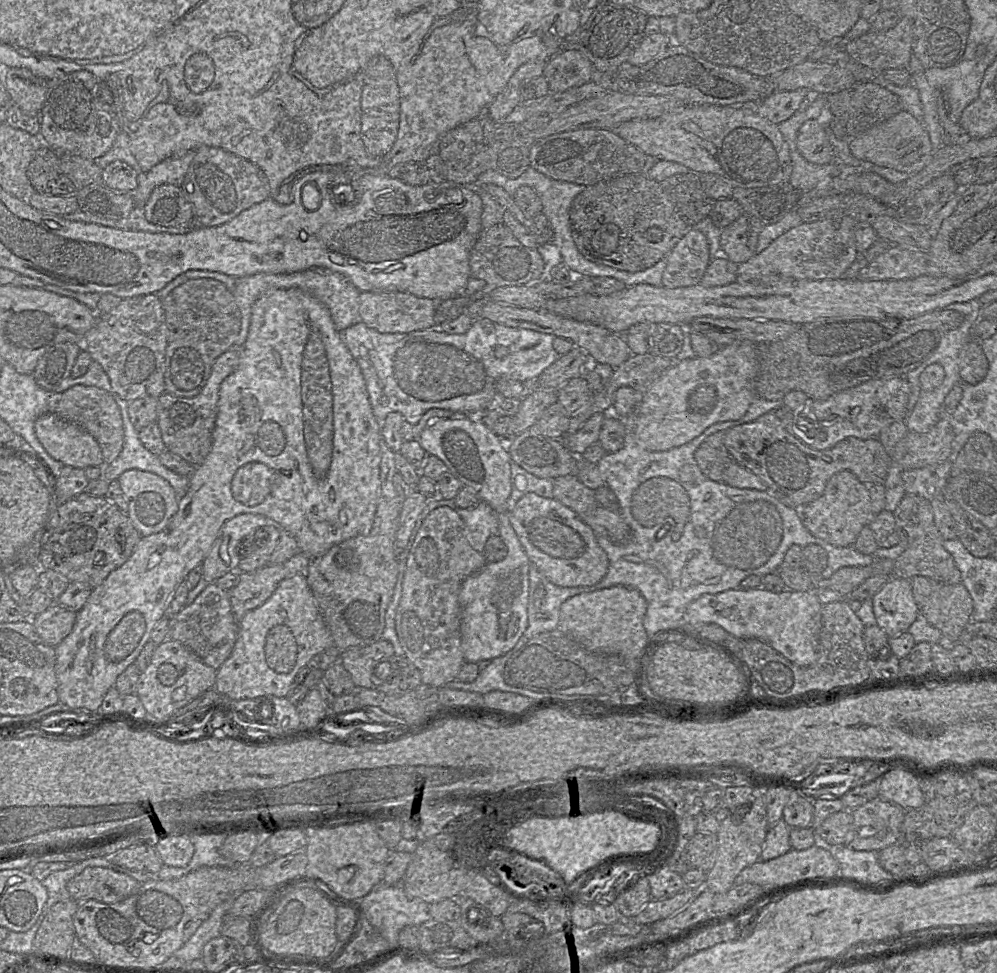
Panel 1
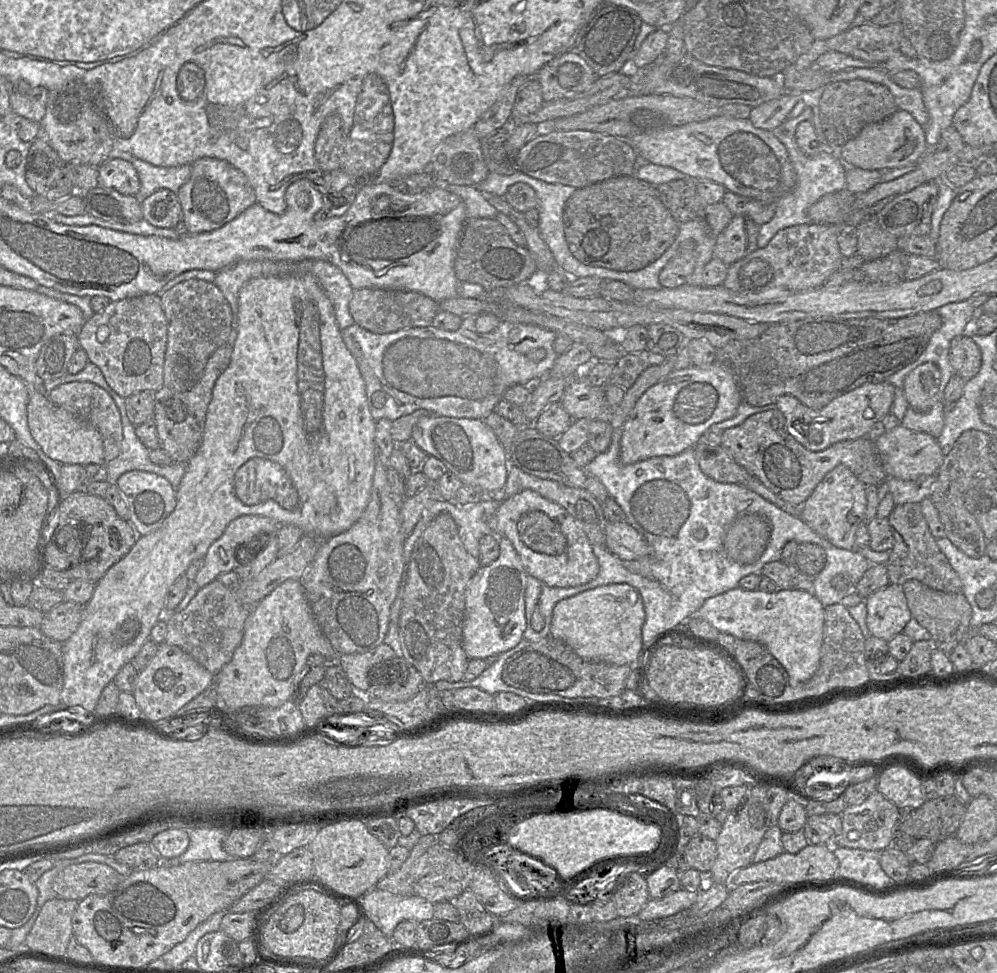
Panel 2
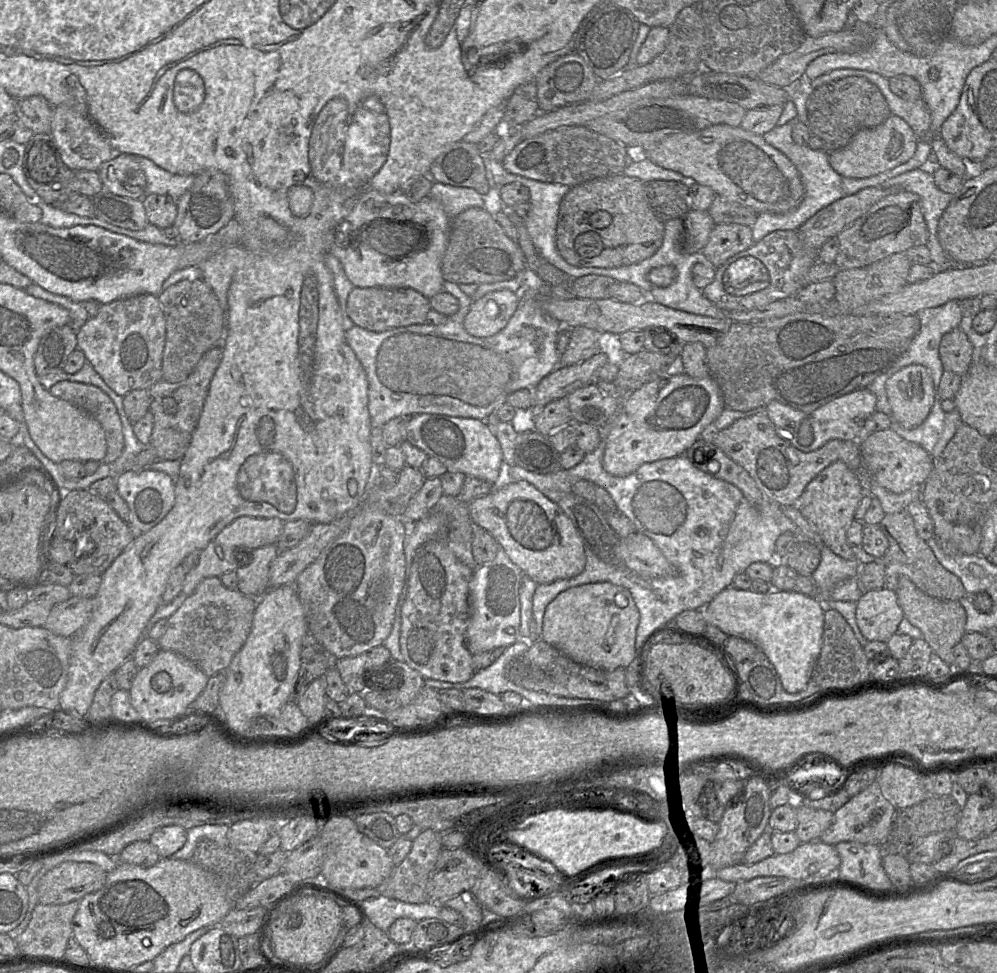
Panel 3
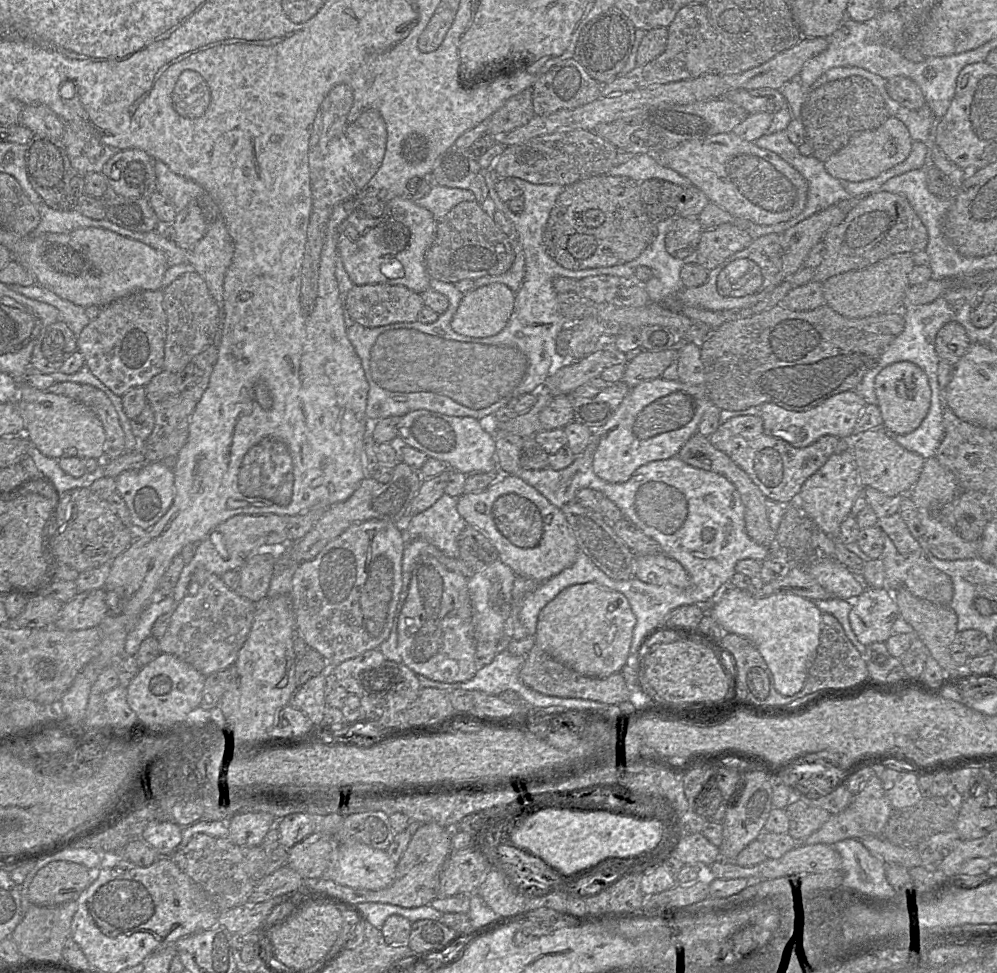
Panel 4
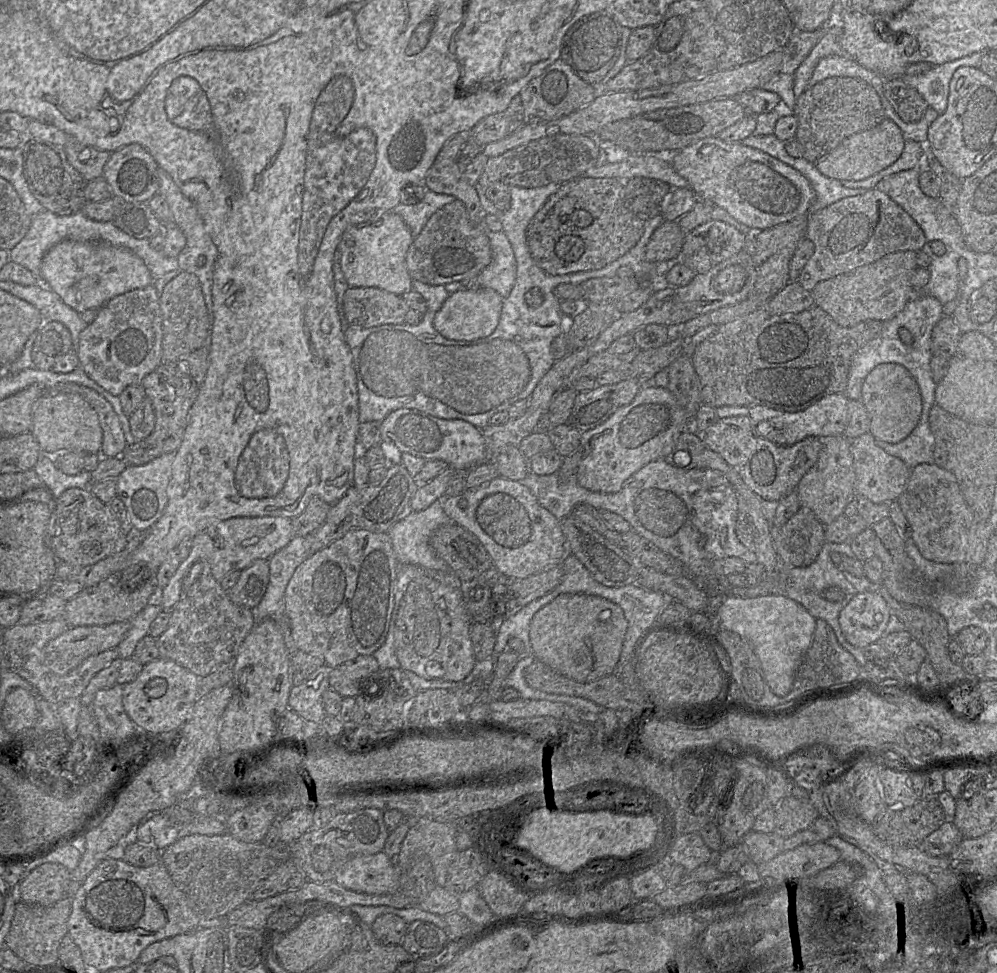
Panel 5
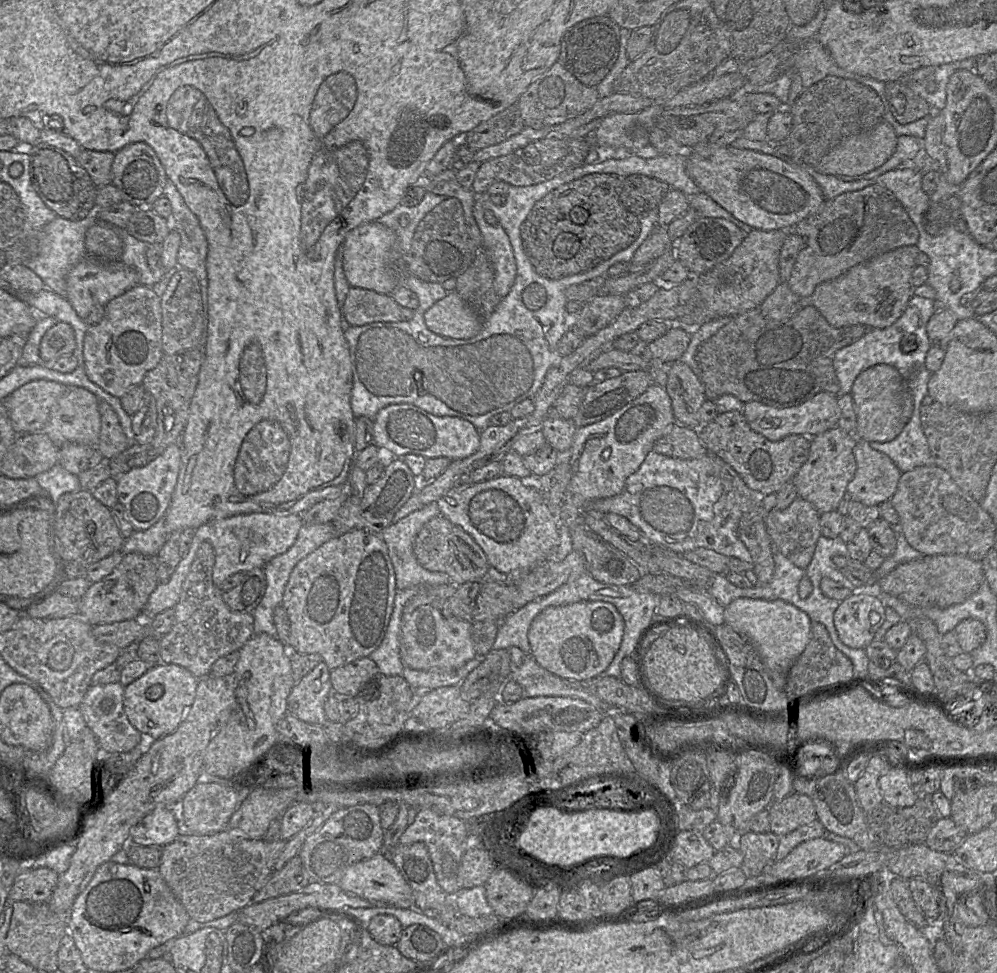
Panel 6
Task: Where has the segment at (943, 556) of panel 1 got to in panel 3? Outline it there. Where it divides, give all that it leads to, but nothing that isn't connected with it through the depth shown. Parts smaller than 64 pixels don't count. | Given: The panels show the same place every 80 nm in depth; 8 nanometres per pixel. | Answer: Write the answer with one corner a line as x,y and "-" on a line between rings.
906,510
886,514
879,526
889,543
881,559
885,574
885,587
895,591
899,579
906,577
921,591
933,598
958,601
965,595
965,589
959,578
940,564
927,542
918,536
913,518

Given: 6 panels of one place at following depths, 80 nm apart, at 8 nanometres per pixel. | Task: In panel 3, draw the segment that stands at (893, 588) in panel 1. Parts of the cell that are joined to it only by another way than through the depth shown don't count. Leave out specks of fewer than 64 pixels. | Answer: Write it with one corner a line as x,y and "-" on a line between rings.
887,587
864,592
856,602
856,622
867,641
887,642
903,618
895,591

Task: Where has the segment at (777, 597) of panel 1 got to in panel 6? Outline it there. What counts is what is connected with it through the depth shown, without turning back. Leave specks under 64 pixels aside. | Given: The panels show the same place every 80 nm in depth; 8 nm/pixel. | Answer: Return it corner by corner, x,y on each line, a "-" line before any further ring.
738,598
727,605
724,609
724,623
753,644
768,675
778,688
786,685
790,668
810,640
812,625
805,612
783,600
749,598

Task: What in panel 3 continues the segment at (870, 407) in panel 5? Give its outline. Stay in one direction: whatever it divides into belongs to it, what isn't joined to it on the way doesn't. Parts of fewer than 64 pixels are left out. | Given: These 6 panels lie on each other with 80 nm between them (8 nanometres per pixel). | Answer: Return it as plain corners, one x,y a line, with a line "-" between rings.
909,365
894,373
885,390
892,421
905,429
921,425
934,403
933,380
922,365

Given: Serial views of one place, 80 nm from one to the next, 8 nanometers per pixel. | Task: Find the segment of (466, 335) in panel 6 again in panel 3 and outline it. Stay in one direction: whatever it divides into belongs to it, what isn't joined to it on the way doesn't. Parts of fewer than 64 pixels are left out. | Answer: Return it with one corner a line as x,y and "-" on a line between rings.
508,290
488,292
473,300
463,325
472,336
483,338
500,332
515,313
519,303
519,294

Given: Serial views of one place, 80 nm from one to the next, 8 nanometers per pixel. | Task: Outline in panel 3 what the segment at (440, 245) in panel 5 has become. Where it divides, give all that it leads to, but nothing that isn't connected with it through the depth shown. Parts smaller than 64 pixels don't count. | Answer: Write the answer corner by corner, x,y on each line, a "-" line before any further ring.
470,207
451,218
449,241
441,263
445,281
456,284
493,283
512,279
525,268
525,256
520,246
505,234
501,225
484,208

